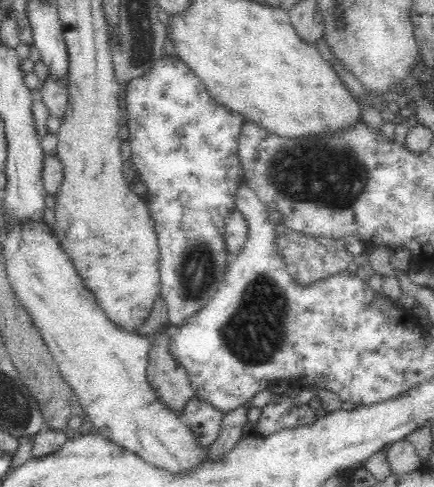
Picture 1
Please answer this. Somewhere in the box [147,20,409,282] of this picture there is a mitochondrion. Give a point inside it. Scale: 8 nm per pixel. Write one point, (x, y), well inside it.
(333, 175)

